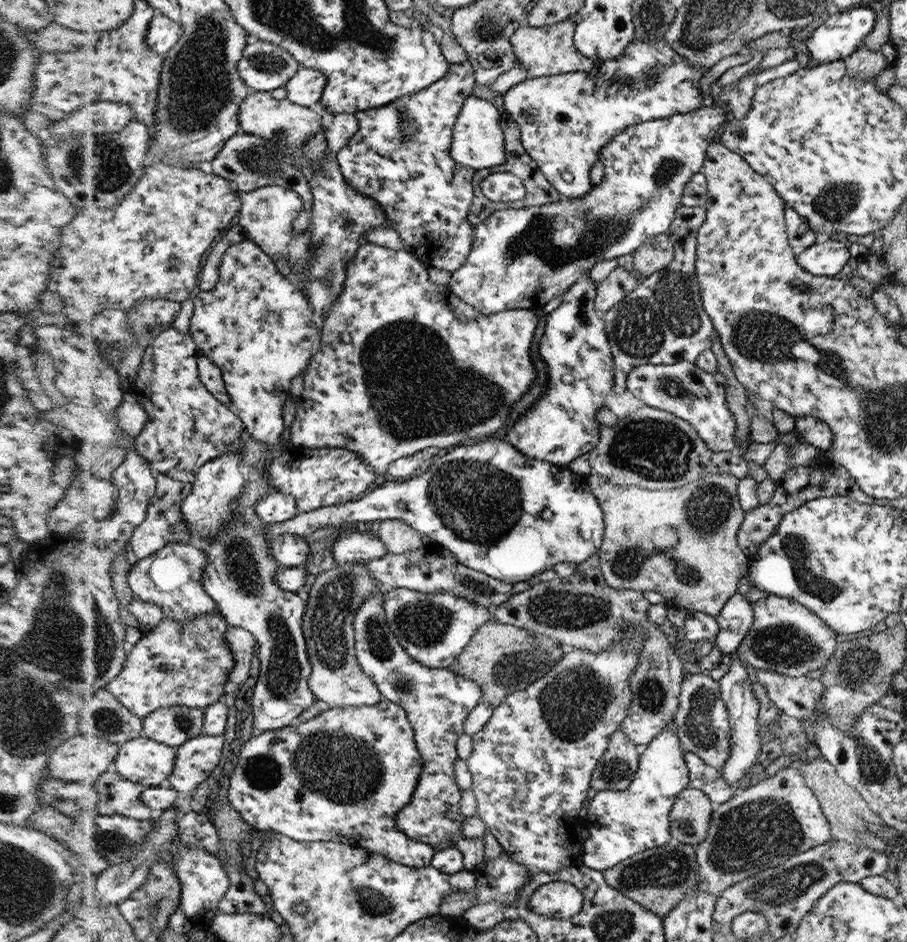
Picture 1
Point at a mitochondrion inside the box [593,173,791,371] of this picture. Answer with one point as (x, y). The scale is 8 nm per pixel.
(670, 309)

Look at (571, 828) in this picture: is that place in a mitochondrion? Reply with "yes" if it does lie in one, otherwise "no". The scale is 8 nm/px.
no

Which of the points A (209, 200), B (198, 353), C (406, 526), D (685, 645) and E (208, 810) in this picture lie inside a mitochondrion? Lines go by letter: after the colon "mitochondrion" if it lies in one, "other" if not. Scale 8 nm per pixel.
A: other
B: other
C: other
D: other
E: other

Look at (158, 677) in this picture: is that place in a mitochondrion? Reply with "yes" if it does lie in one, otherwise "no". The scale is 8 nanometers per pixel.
no

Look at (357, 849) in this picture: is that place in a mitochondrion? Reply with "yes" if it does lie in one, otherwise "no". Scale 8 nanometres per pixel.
no

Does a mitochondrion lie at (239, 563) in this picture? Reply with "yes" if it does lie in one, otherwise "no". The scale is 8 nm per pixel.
yes

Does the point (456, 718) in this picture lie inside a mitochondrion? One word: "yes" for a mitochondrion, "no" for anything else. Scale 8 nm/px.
no

